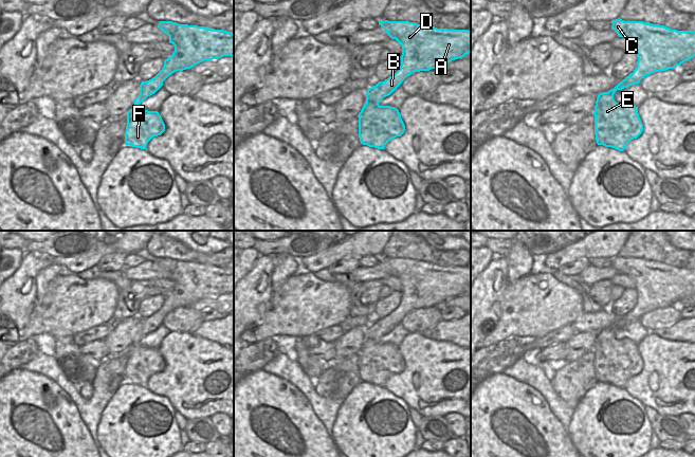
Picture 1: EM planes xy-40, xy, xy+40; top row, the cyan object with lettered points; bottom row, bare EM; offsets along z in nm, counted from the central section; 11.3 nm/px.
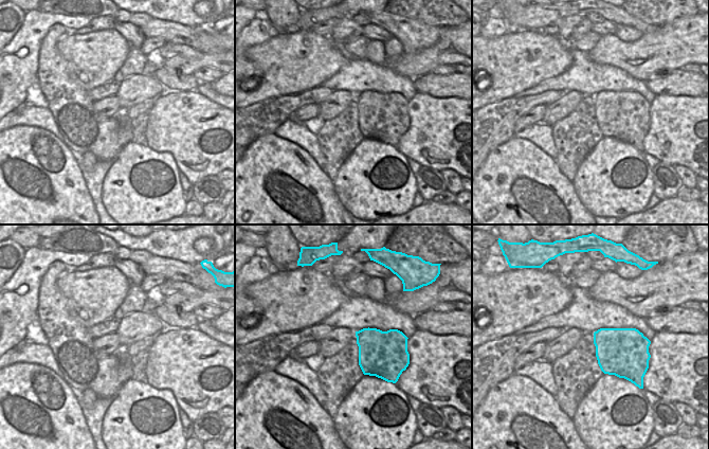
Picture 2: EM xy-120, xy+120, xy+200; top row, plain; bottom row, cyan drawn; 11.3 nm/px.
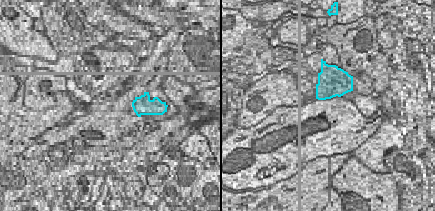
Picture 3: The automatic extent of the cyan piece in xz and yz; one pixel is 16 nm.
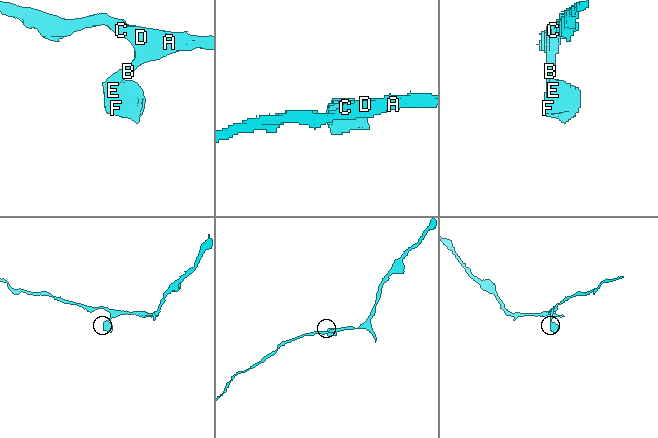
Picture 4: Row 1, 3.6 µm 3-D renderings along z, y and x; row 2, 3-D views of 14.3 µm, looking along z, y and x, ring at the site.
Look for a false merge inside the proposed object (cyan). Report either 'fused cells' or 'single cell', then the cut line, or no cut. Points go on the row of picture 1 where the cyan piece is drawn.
single cell | no cut

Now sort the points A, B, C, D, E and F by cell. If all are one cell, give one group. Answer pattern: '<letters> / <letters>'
A B C D E F

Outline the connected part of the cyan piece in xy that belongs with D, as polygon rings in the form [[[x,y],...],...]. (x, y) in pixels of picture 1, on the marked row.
[[[379,21],[388,36],[396,39],[402,47],[401,66],[399,70],[384,81],[379,81],[366,92],[366,104],[359,113],[359,138],[363,145],[384,149],[392,139],[401,136],[405,125],[397,108],[380,106],[379,103],[390,95],[402,81],[414,72],[429,71],[452,60],[462,58],[471,53],[471,31],[437,29],[426,24],[409,21]]]

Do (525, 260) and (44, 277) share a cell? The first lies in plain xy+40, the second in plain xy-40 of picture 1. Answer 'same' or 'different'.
same

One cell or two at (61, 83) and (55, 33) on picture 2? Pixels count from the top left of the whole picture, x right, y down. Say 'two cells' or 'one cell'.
one cell

